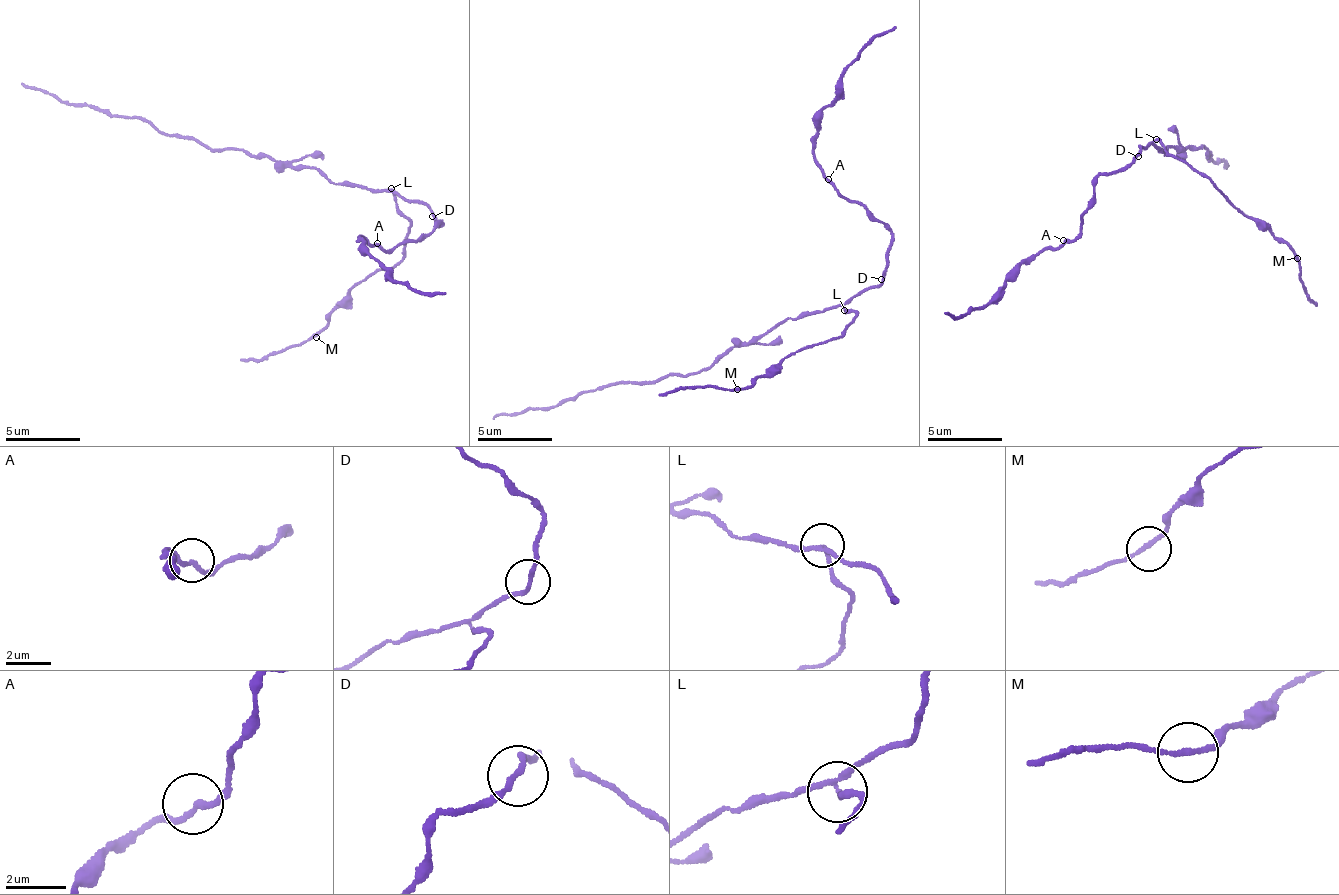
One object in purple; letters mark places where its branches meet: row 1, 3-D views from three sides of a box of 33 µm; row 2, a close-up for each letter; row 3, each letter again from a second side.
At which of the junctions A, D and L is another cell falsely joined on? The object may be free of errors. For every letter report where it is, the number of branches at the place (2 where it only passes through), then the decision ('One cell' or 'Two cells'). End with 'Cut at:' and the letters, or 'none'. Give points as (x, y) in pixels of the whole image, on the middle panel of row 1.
A: Place: (828, 179). Branches: 2. One cell
D: Place: (881, 279). Branches: 2. One cell
L: Place: (844, 310). Branches: 3. Two cells
Cut at: L

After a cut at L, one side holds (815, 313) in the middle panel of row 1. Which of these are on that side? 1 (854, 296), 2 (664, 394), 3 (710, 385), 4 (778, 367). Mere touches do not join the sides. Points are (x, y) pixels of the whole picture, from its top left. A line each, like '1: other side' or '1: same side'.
1: same side
2: other side
3: other side
4: other side

